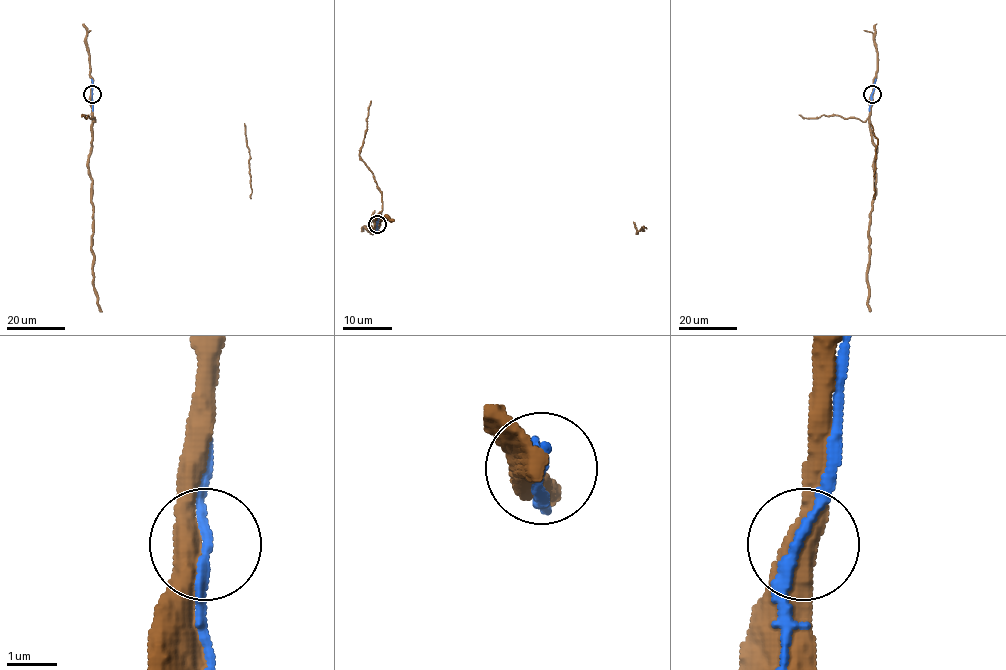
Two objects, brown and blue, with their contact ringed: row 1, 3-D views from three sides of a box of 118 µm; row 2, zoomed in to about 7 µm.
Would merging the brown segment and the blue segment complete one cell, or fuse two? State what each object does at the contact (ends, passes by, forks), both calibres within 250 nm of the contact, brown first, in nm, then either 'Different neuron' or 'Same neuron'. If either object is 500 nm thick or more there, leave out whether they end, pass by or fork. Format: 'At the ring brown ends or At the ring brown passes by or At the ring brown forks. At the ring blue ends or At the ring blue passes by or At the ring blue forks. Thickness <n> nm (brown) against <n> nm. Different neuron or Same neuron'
At the ring brown passes by. At the ring blue passes by. Thickness 480 nm (brown) against 170 nm. Same neuron

